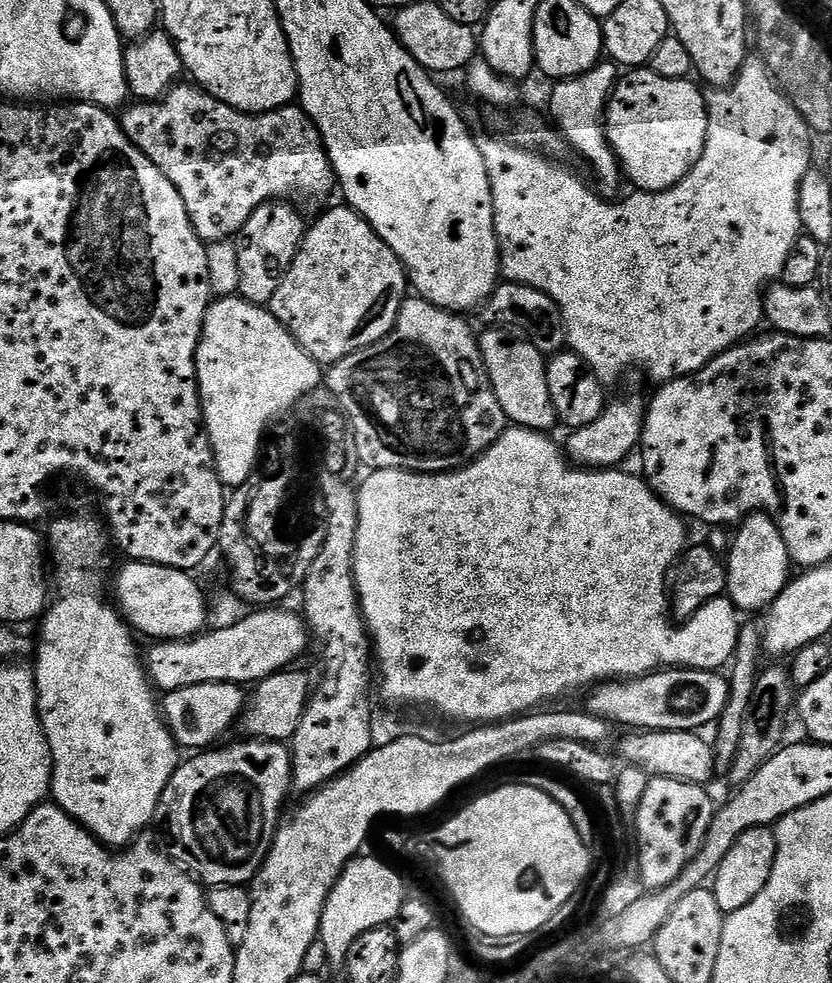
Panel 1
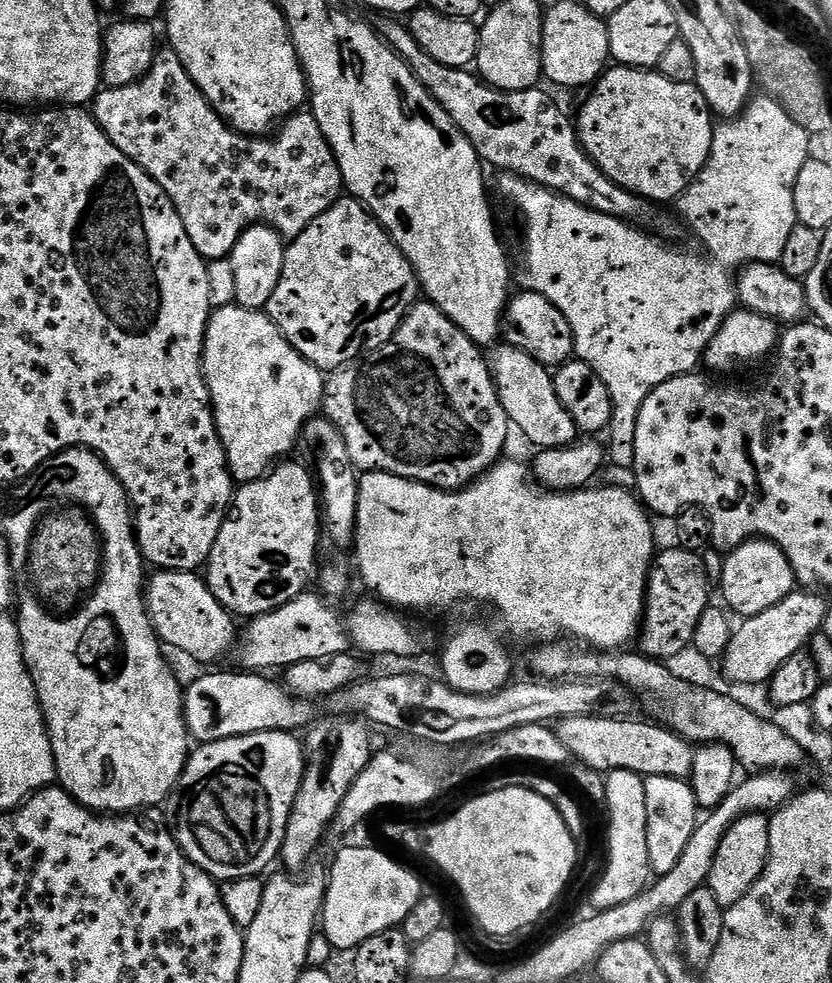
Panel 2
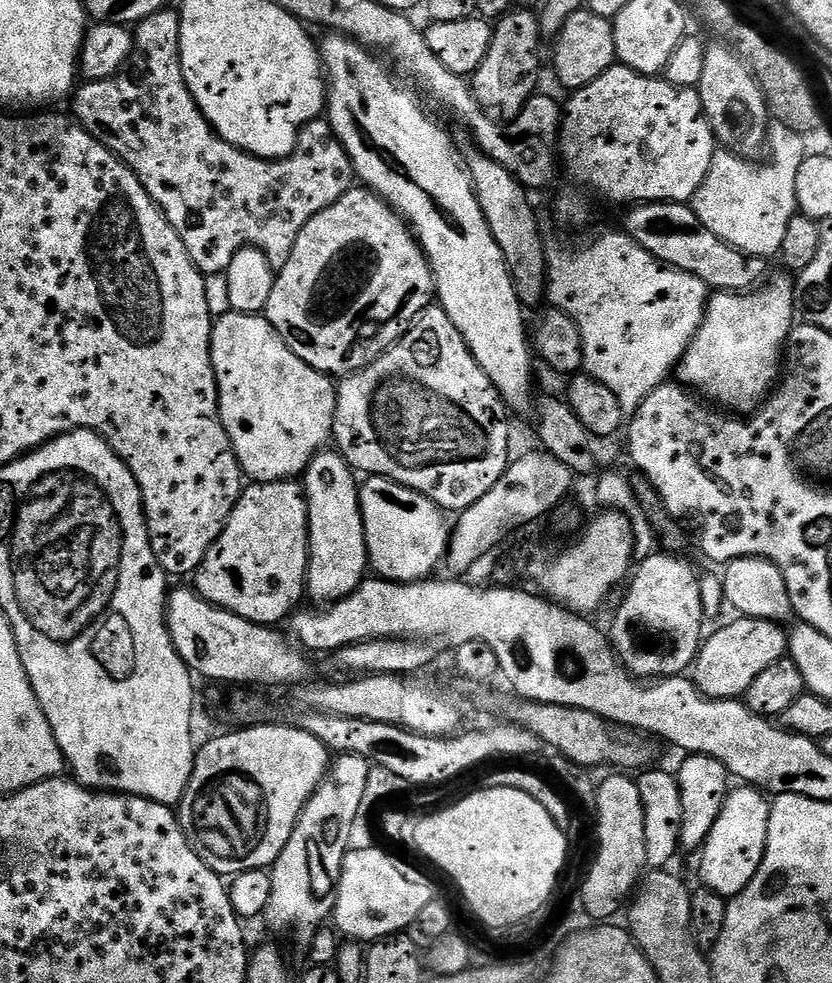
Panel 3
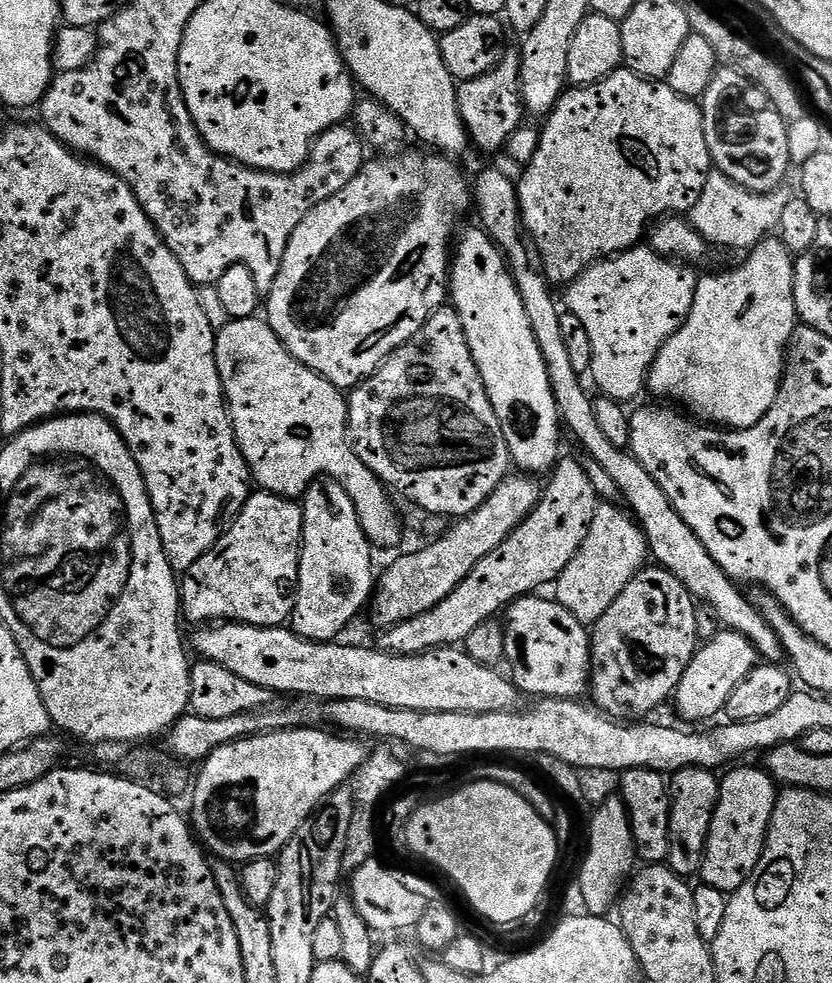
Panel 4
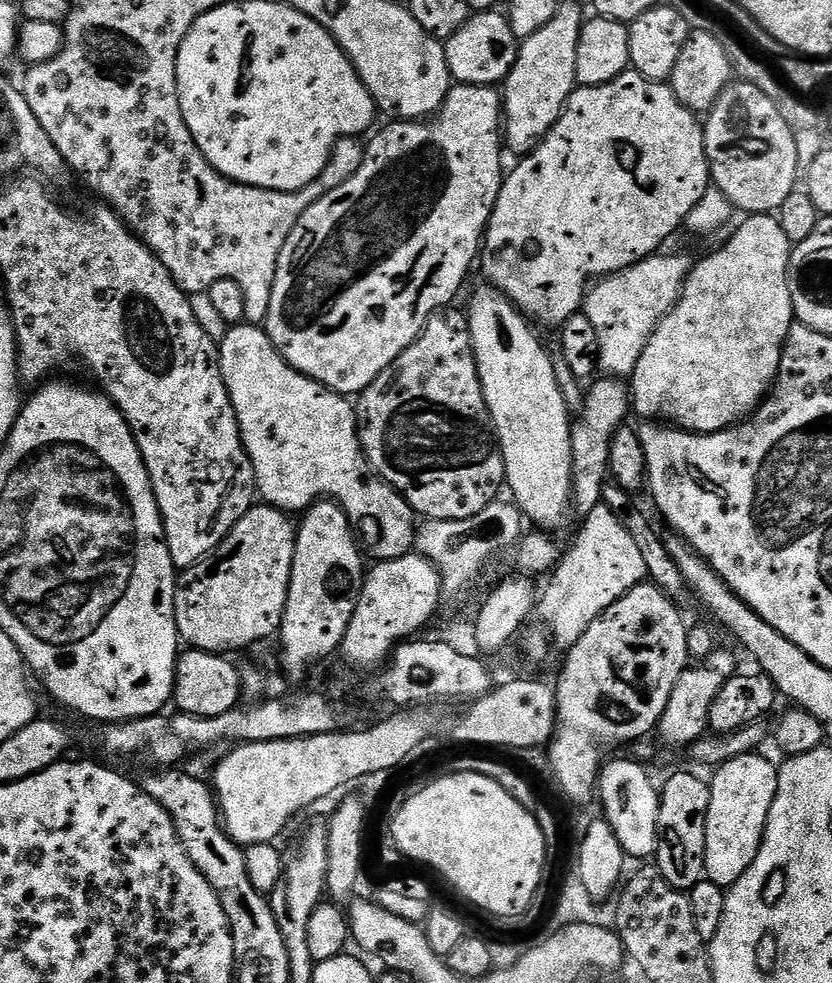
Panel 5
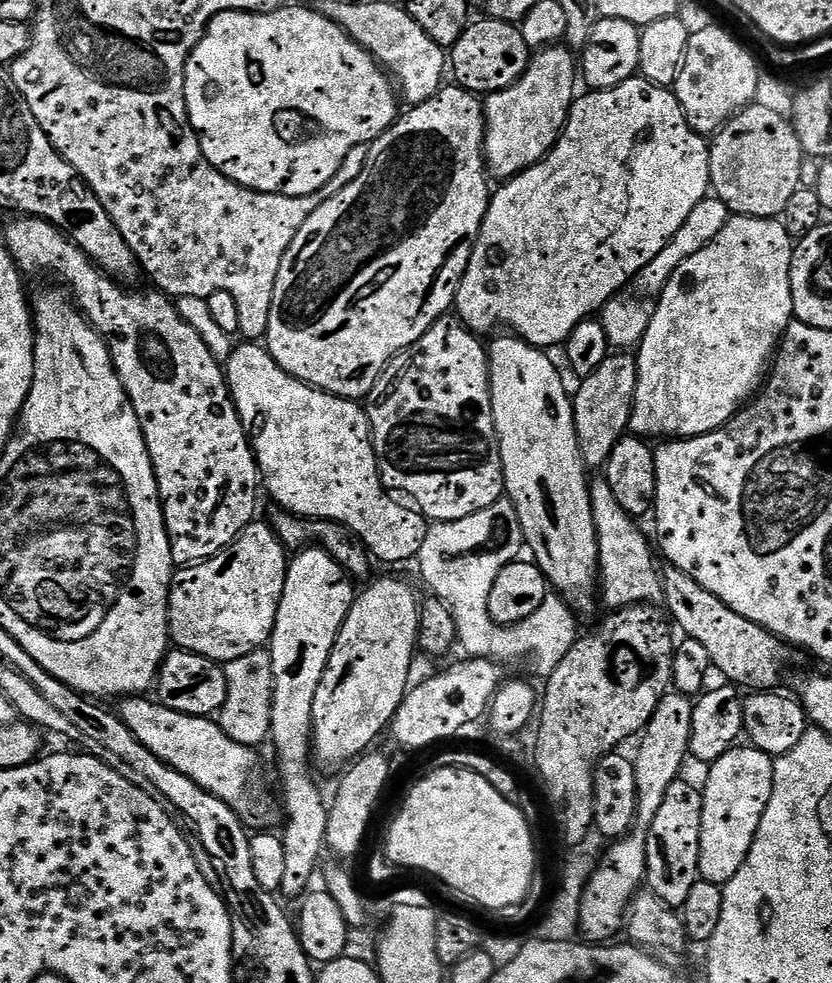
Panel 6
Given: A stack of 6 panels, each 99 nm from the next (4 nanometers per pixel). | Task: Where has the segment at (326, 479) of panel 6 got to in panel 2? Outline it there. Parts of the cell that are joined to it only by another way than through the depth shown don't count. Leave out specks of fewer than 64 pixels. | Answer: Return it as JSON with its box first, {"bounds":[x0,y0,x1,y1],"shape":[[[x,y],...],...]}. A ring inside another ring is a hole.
{"bounds":[204,304,326,484],"shape":[[[231,304],[215,309],[208,318],[204,335],[204,381],[208,384],[216,429],[228,459],[228,471],[233,481],[248,484],[265,475],[273,462],[287,457],[284,455],[295,446],[296,439],[301,439],[304,424],[321,411],[326,376],[290,346],[267,311]]]}

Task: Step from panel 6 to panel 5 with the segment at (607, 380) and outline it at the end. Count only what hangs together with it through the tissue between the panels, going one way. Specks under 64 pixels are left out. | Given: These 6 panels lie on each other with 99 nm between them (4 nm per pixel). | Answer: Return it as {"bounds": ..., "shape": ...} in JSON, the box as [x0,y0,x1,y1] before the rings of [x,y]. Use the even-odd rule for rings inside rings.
{"bounds":[571,378,630,517],"shape":[[[596,378],[587,385],[584,407],[578,412],[580,421],[572,424],[571,503],[581,517],[588,516],[604,499],[604,486],[610,476],[610,446],[616,431],[625,427],[628,412],[630,416],[630,388],[623,379]]]}

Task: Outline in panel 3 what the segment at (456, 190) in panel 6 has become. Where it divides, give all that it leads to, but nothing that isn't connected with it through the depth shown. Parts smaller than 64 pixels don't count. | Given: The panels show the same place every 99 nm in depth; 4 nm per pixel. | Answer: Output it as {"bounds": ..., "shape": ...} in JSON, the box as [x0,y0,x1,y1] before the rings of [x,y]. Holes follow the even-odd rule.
{"bounds":[266,8,540,378],"shape":[[[518,8],[495,21],[490,50],[486,50],[486,58],[482,58],[478,70],[470,77],[472,93],[480,105],[497,113],[505,112],[503,115],[508,118],[524,109],[524,103],[537,95],[536,87],[540,84],[540,21],[535,11]],[[353,186],[334,206],[306,222],[298,242],[294,242],[294,250],[290,250],[286,266],[276,272],[266,315],[302,362],[325,376],[343,378],[362,370],[391,348],[433,300],[432,271],[411,228],[381,196],[363,186]]]}

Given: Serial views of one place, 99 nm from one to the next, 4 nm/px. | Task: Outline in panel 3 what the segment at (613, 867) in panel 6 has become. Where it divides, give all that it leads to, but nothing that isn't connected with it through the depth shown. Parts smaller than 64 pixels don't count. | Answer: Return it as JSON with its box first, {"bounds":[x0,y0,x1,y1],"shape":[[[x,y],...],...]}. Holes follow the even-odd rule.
{"bounds":[690,619,788,700],"shape":[[[732,619],[736,620],[730,621],[725,628],[718,629],[712,637],[709,635],[701,643],[696,663],[690,669],[690,678],[696,683],[697,690],[703,696],[709,696],[715,700],[735,700],[743,697],[750,690],[750,682],[754,682],[754,678],[758,678],[758,674],[762,674],[762,670],[770,670],[770,666],[785,659],[788,650],[787,635],[779,623],[771,620]]]}

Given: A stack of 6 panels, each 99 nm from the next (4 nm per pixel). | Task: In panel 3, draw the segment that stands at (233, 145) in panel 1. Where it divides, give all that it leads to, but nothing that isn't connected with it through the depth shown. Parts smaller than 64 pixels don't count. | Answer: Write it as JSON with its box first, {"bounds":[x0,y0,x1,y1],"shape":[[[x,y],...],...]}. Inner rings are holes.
{"bounds":[70,7,354,276],"shape":[[[175,7],[163,8],[158,14],[150,14],[150,18],[135,25],[134,48],[135,51],[133,51],[130,63],[123,70],[117,72],[115,76],[105,80],[90,80],[81,83],[75,89],[70,100],[70,105],[72,104],[71,115],[95,140],[102,142],[102,146],[109,148],[133,172],[138,178],[138,182],[142,182],[146,194],[150,194],[150,198],[159,206],[162,214],[166,214],[170,226],[174,226],[178,238],[182,238],[182,246],[186,246],[186,254],[190,254],[196,269],[203,272],[205,276],[213,276],[219,272],[227,273],[234,254],[238,254],[238,250],[243,248],[262,250],[262,254],[274,270],[286,266],[286,261],[290,258],[290,250],[294,250],[294,242],[298,242],[298,234],[304,229],[306,222],[310,222],[310,218],[314,218],[322,210],[334,206],[334,202],[338,202],[338,198],[342,198],[342,194],[346,194],[354,184],[350,158],[346,154],[342,142],[336,137],[332,127],[328,125],[327,119],[311,120],[309,124],[305,124],[304,129],[298,134],[294,150],[286,157],[279,160],[265,160],[263,156],[251,156],[249,152],[235,148],[231,140],[223,140],[216,133],[216,129],[209,122],[208,117],[202,114],[202,110],[194,102],[194,98],[186,86],[186,78],[182,74],[182,66],[180,65],[180,14]]]}

